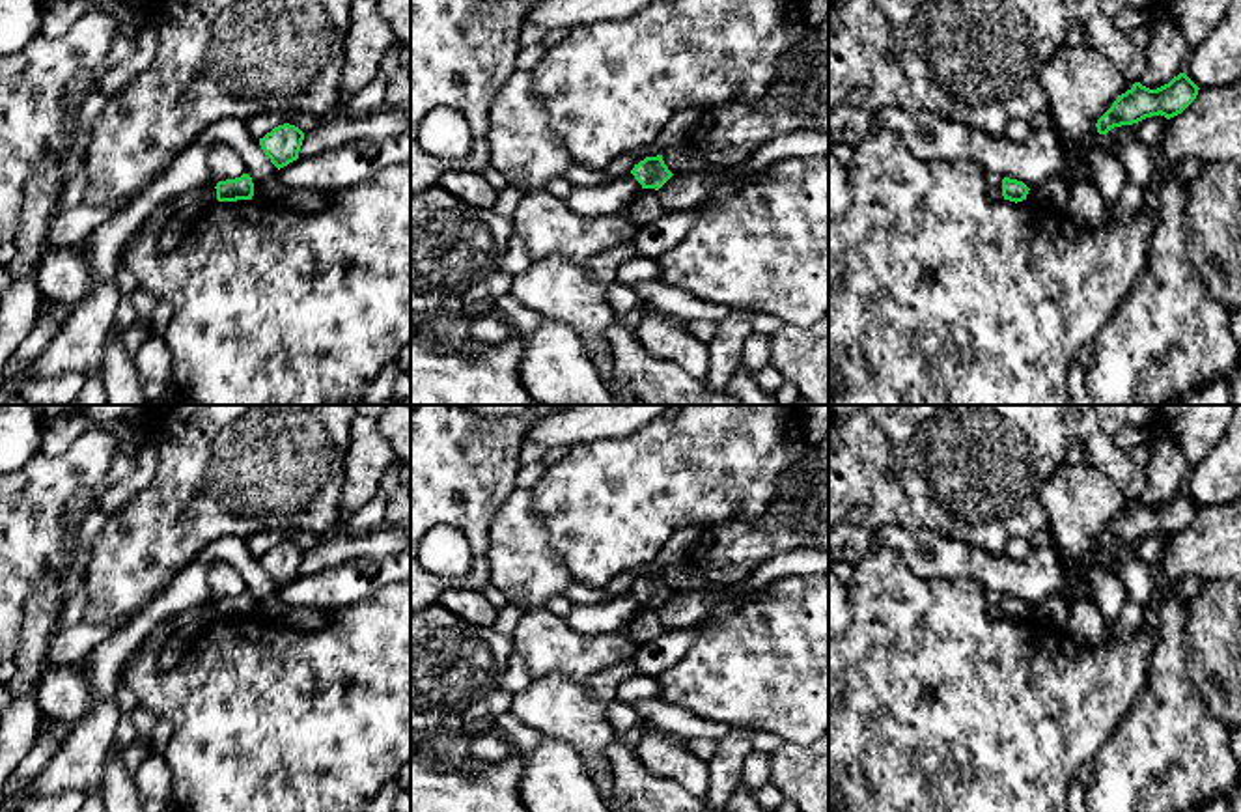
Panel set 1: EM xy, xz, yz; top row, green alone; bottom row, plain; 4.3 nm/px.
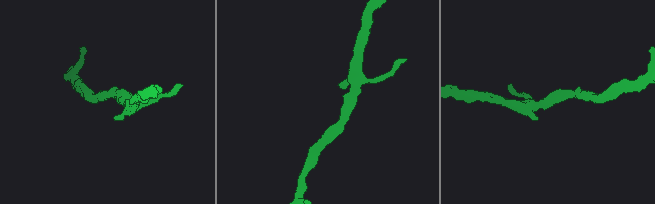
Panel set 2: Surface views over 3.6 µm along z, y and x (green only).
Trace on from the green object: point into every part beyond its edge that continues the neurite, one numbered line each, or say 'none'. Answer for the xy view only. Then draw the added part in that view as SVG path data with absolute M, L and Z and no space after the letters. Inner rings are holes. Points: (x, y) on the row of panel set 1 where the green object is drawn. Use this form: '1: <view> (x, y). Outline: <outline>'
1: xy (208, 193). Outline: M207 181L202 189L200 189L200 203L209 207L211 203L218 202L216 200L216 183L215 181Z

